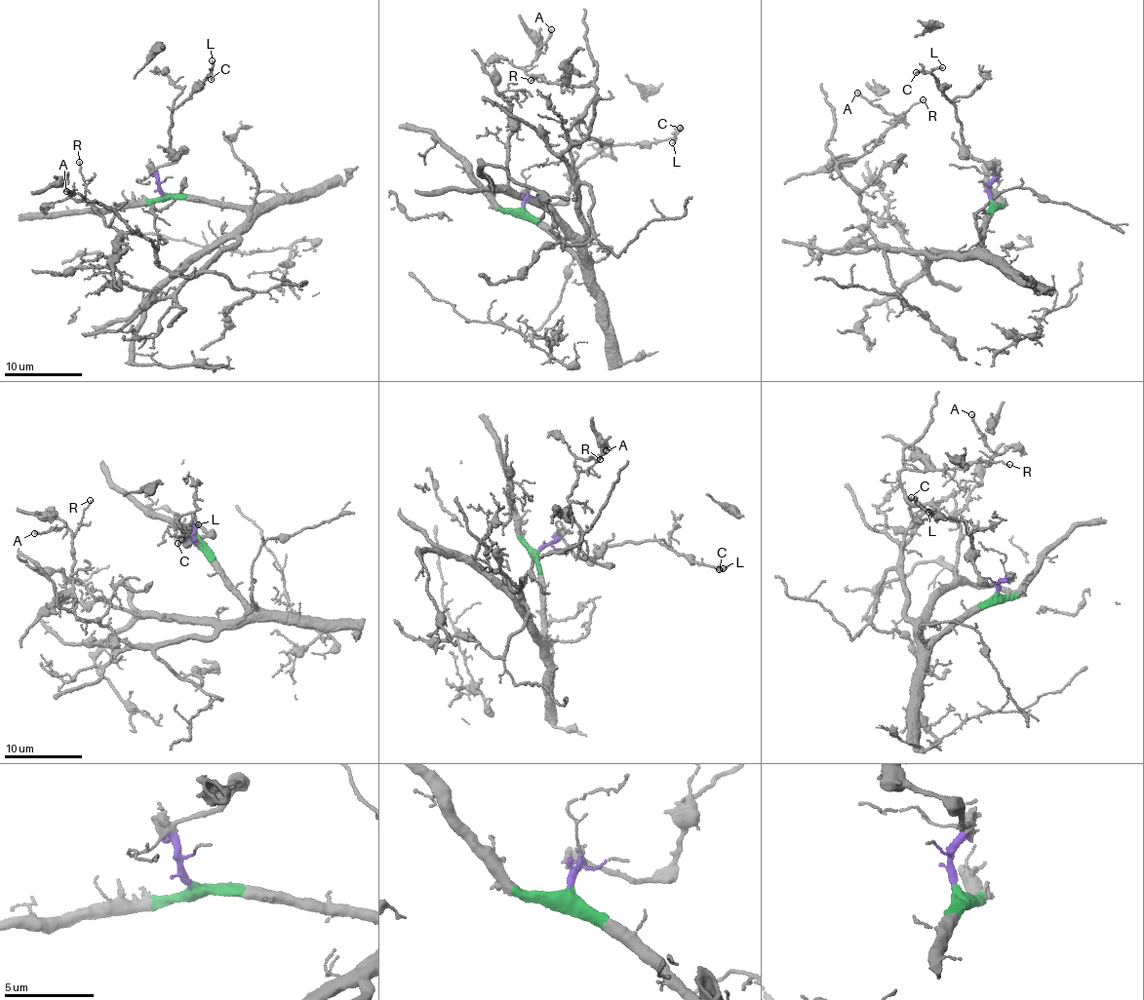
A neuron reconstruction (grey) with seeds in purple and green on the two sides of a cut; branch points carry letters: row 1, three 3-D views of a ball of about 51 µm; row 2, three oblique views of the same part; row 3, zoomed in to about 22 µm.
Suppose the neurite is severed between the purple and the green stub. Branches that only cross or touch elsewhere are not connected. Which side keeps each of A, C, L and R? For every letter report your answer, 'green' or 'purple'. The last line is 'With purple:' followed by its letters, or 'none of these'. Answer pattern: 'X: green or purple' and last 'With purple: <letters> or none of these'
A: green
C: purple
L: purple
R: green
With purple: C, L

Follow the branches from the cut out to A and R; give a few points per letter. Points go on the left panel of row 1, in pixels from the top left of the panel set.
A: (162, 194), (244, 211), (237, 243), (184, 278), (160, 266), (145, 238), (105, 225), (86, 201), (66, 190)
R: (162, 194), (244, 211), (237, 243), (184, 278), (160, 266), (154, 245), (105, 225), (87, 205), (79, 162)

